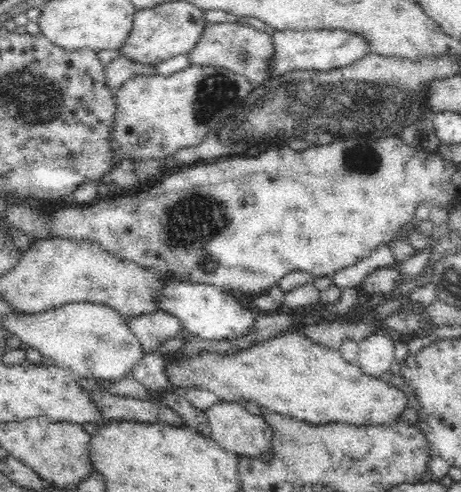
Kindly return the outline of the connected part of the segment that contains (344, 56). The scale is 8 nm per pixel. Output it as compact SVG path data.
M283 29L273 34L274 60L269 67L272 77L292 71L323 72L343 68L371 52L369 38L350 29Z

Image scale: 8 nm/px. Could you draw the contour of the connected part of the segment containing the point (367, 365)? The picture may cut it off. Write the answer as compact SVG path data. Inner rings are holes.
M388 329L373 332L359 342L358 368L370 376L390 374L395 360L395 340L398 336Z

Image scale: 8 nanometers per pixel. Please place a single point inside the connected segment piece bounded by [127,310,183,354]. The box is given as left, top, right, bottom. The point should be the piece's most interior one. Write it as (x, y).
(156, 327)

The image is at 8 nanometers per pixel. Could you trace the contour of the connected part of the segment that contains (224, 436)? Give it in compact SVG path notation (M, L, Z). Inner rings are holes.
M218 402L205 410L208 417L209 435L225 451L233 452L241 458L263 458L273 444L273 429L263 415L252 414L242 404Z

